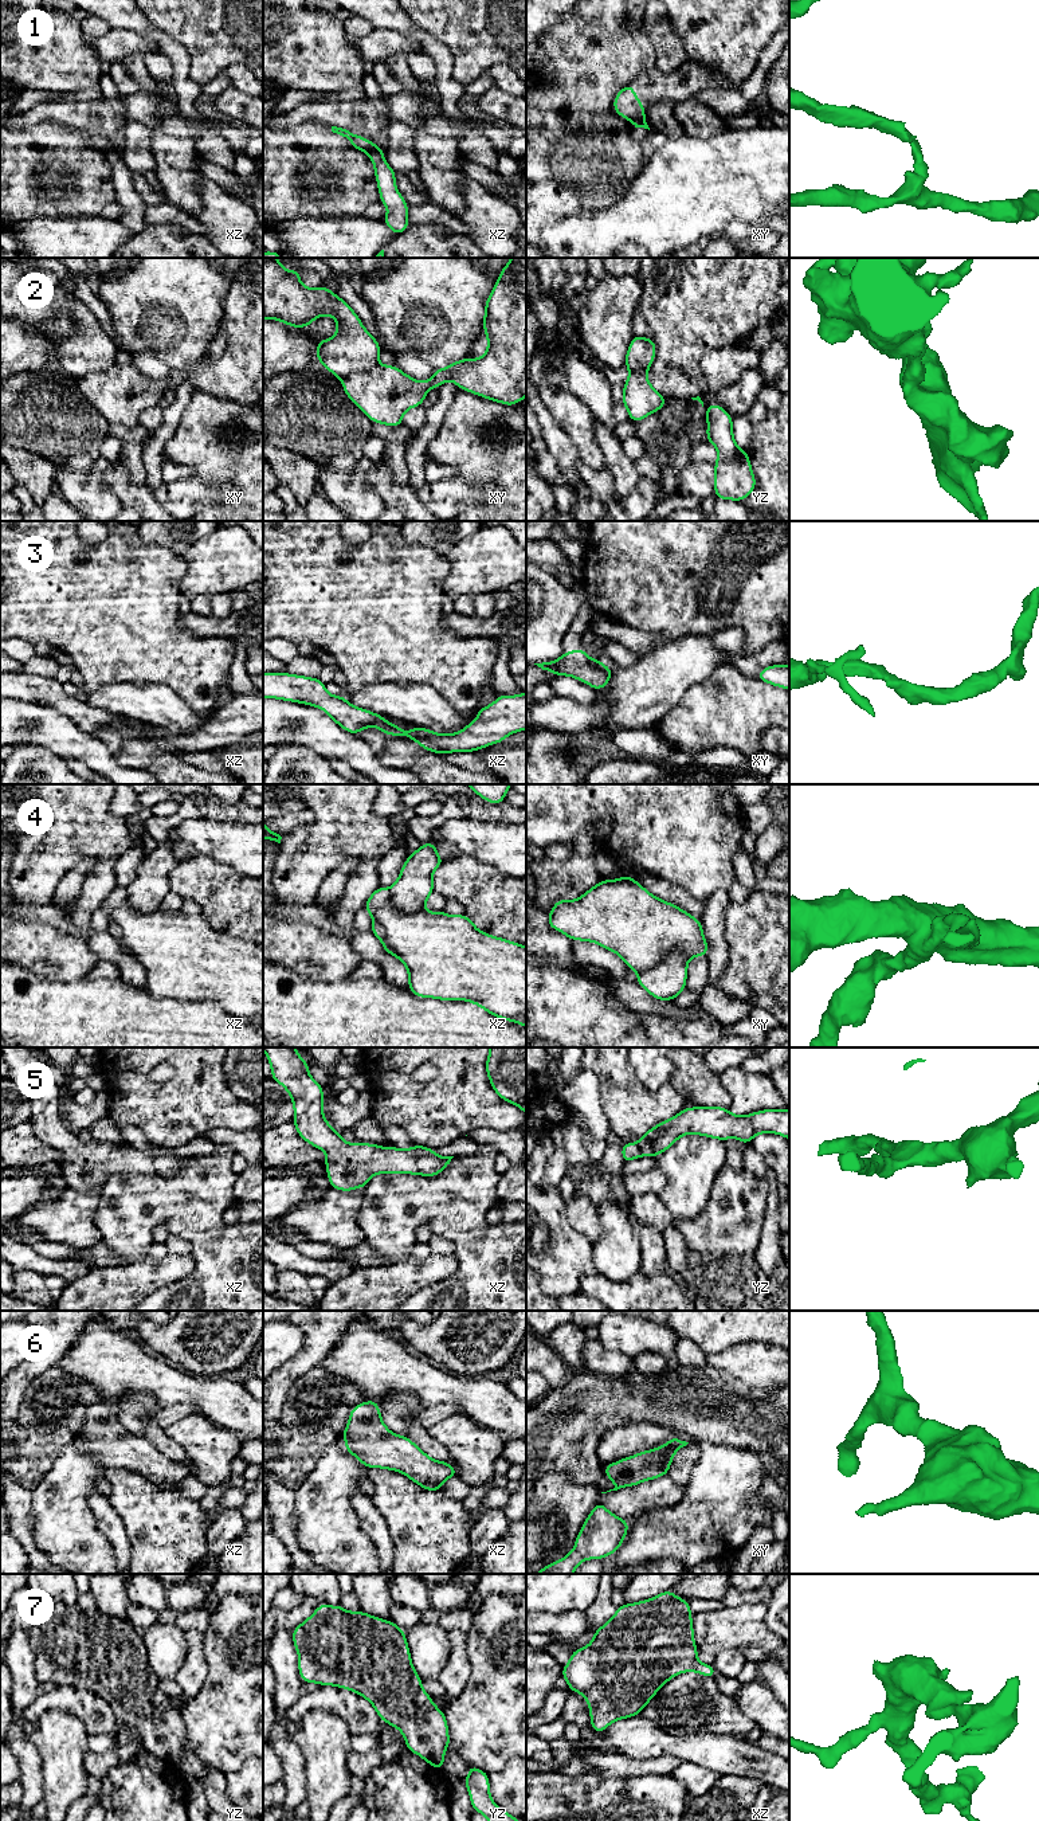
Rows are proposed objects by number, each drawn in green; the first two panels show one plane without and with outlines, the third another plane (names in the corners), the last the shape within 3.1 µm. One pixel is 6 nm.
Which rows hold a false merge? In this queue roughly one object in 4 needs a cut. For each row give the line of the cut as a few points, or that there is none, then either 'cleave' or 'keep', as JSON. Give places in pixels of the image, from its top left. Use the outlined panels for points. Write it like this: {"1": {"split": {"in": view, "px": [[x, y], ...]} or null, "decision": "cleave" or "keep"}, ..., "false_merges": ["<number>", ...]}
{"1": {"split": {"in": "xy", "px": [[643, 117], [631, 121]]}, "decision": "cleave"}, "2": {"split": {"in": "xy", "px": [[377, 363], [371, 369], [353, 372], [341, 379]]}, "decision": "cleave"}, "3": {"split": null, "decision": "keep"}, "4": {"split": null, "decision": "keep"}, "5": {"split": null, "decision": "keep"}, "6": {"split": null, "decision": "keep"}, "7": {"split": null, "decision": "keep"}, "false_merges": ["1", "2"]}

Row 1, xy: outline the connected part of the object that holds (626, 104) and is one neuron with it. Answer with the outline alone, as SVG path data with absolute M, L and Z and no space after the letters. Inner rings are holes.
M632 83L622 87L615 95L613 110L631 122L638 118L644 118L646 109L643 107L643 102L638 99Z

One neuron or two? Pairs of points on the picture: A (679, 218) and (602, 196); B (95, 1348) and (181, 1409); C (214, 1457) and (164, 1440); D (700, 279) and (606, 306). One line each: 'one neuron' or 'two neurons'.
A: two neurons
B: two neurons
C: two neurons
D: two neurons

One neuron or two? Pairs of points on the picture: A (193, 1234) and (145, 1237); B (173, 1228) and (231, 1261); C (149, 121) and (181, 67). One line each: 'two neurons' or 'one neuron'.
A: one neuron
B: one neuron
C: two neurons

